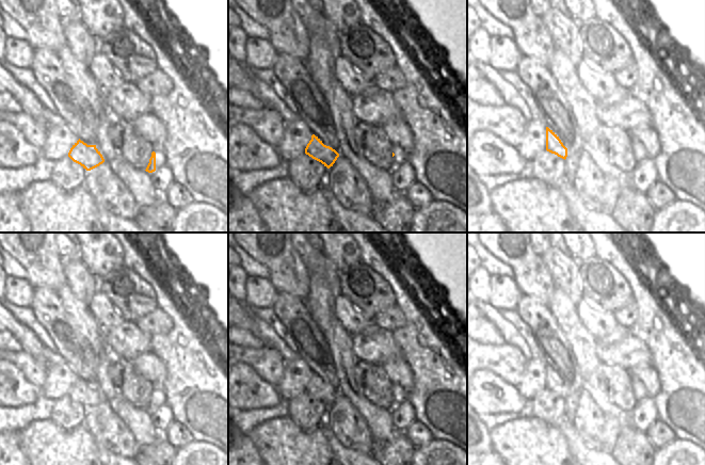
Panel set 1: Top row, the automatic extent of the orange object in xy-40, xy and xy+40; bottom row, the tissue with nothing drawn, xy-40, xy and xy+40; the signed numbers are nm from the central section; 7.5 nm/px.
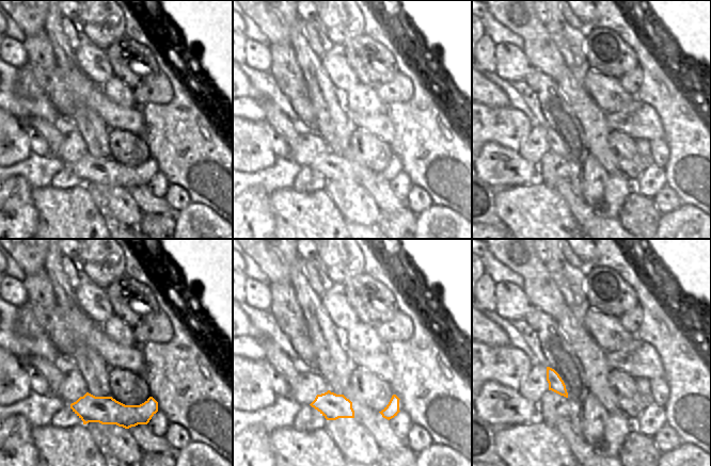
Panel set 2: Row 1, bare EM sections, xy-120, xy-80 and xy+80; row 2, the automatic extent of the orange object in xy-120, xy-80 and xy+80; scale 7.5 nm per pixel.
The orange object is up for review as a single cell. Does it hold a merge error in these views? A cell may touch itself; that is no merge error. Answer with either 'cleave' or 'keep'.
cleave

